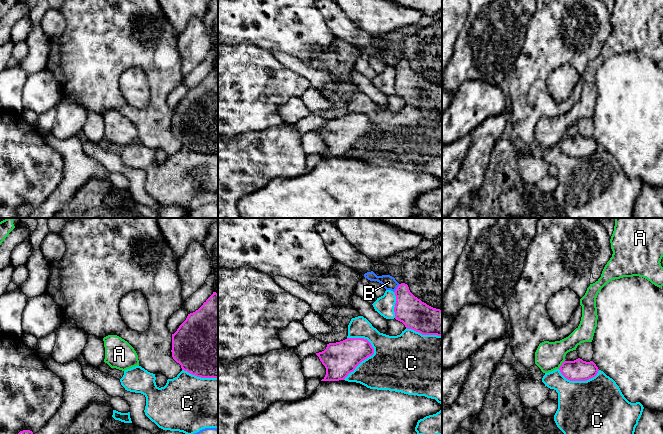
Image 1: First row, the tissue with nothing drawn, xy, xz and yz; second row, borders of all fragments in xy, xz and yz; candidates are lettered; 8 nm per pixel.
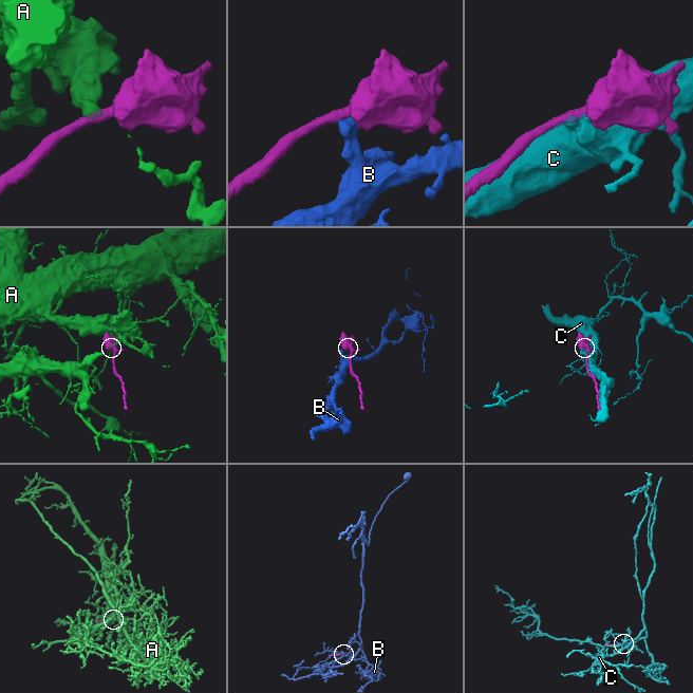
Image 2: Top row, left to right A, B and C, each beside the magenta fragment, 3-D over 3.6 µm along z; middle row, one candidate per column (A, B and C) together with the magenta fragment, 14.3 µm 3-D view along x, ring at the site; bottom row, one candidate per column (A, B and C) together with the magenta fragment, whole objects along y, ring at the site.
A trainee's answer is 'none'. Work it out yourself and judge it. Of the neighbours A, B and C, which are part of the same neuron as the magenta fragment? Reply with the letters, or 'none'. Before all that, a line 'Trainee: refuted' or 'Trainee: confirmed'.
Trainee: confirmed
none

